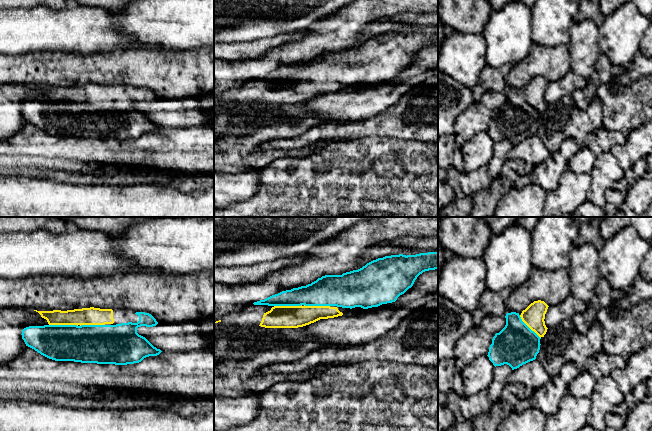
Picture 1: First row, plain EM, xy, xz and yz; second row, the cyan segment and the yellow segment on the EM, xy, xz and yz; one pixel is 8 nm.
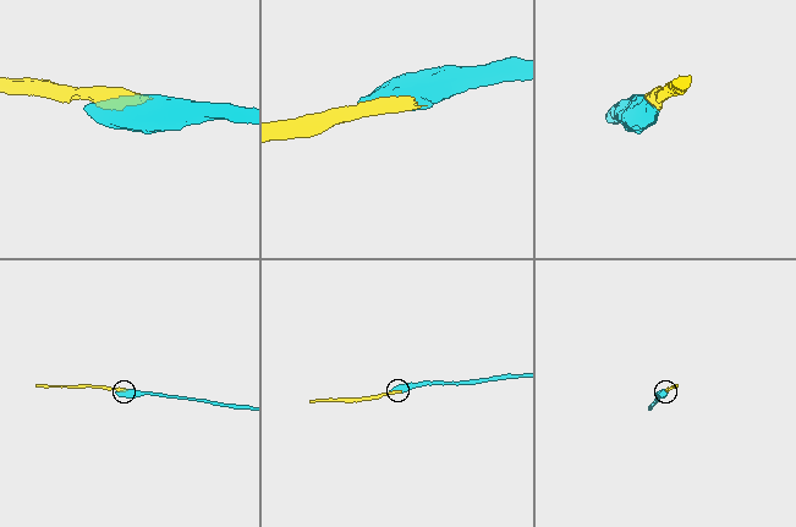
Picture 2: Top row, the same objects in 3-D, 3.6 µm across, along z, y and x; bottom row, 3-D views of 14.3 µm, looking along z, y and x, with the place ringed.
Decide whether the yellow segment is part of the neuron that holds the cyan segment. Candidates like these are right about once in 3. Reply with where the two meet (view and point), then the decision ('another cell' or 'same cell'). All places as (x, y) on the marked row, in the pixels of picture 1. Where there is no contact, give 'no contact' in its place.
xy (63, 325) | same cell

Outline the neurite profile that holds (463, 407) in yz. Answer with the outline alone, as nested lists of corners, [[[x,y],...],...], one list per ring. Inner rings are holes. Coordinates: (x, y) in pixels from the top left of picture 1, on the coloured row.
[[[488,390],[472,396],[460,396],[454,391],[448,391],[446,396],[446,406],[453,413],[456,422],[473,420],[477,416],[487,413],[493,404]]]

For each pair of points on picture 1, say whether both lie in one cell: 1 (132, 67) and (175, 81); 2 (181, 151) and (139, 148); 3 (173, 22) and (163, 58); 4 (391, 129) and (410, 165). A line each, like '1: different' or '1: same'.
1: same
2: same
3: different
4: different

